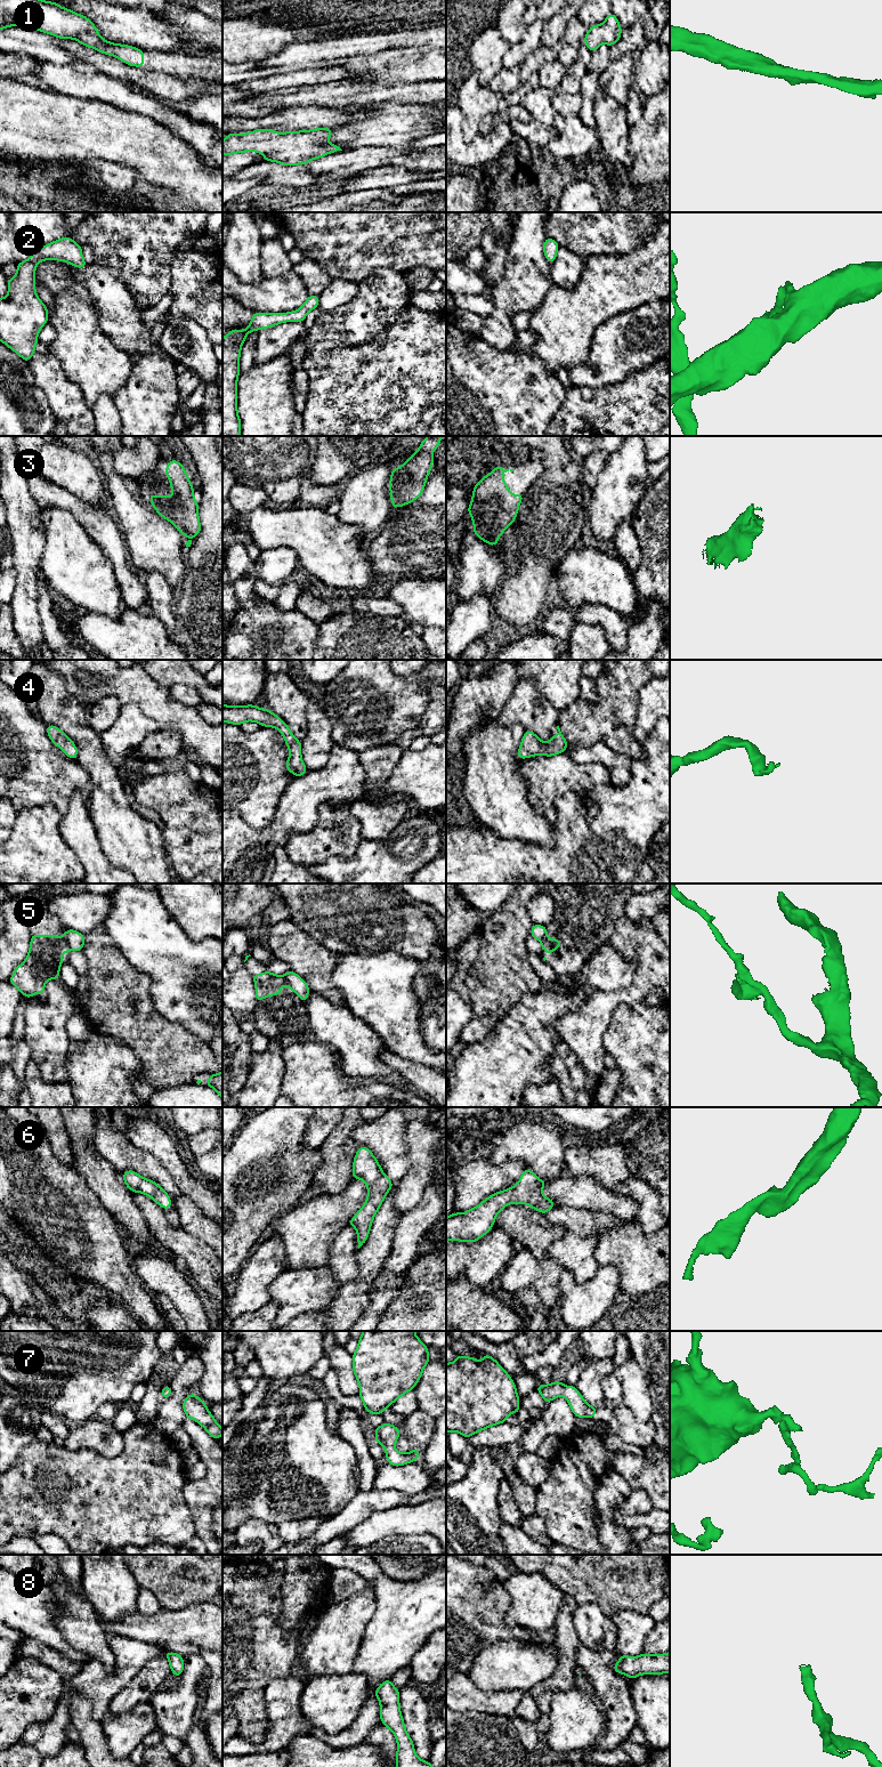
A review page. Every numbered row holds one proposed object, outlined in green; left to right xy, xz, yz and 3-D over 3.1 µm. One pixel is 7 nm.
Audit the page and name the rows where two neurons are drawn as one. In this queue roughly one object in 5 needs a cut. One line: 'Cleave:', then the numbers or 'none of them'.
Cleave: 5

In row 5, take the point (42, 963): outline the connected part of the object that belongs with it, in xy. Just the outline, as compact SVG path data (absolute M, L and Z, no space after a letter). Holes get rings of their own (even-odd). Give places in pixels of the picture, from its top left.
M32 935L30 950L23 963L16 967L10 983L23 995L44 993L44 984L54 978L59 979L59 968L65 952L71 947L64 937L55 935Z

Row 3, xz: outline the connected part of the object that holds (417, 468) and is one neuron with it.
M428 436L405 463L391 468L389 489L394 509L416 500L423 493L434 463L432 452L442 438L443 436Z

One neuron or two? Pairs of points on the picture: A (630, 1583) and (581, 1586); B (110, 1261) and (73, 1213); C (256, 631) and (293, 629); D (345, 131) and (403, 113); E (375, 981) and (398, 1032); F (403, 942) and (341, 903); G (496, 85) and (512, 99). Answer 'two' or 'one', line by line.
A: one
B: one
C: one
D: one
E: one
F: one
G: one

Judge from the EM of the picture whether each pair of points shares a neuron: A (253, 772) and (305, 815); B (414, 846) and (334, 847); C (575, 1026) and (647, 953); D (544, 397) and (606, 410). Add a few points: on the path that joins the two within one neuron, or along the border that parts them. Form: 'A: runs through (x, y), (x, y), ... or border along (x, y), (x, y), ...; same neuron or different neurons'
A: border along (296, 776), (285, 788), (275, 817), (272, 821); different neurons
B: border along (363, 839), (352, 856), (332, 857); different neurons
C: runs through (598, 1010), (608, 1000), (628, 994), (646, 976); same neuron
D: border along (567, 392), (563, 408), (550, 424); different neurons

